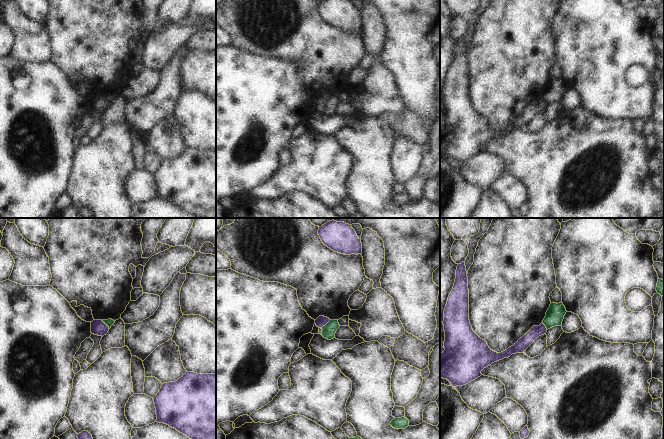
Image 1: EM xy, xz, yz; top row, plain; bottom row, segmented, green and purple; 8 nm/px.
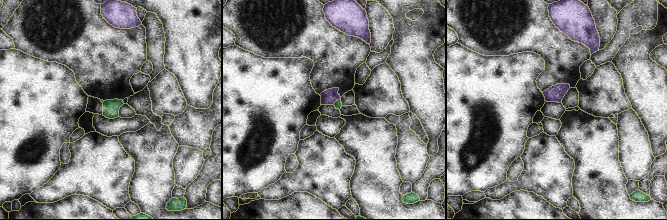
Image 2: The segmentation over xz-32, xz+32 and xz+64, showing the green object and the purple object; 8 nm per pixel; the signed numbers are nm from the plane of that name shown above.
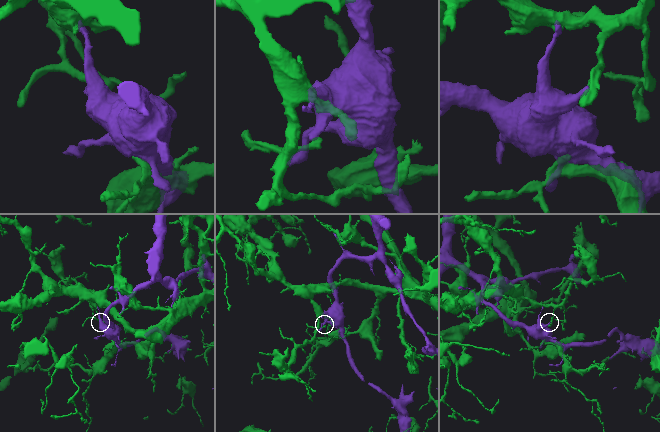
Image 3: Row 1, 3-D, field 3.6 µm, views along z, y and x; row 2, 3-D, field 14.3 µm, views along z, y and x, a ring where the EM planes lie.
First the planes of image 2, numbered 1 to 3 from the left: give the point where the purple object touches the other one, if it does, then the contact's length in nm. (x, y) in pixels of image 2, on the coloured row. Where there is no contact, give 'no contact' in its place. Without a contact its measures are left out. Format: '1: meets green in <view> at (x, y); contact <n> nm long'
1: no contact
2: meets green in xz+32 at (336, 101); contact 80 nm long
3: no contact

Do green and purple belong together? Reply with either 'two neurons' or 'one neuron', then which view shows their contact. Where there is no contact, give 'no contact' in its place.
two neurons | xz

